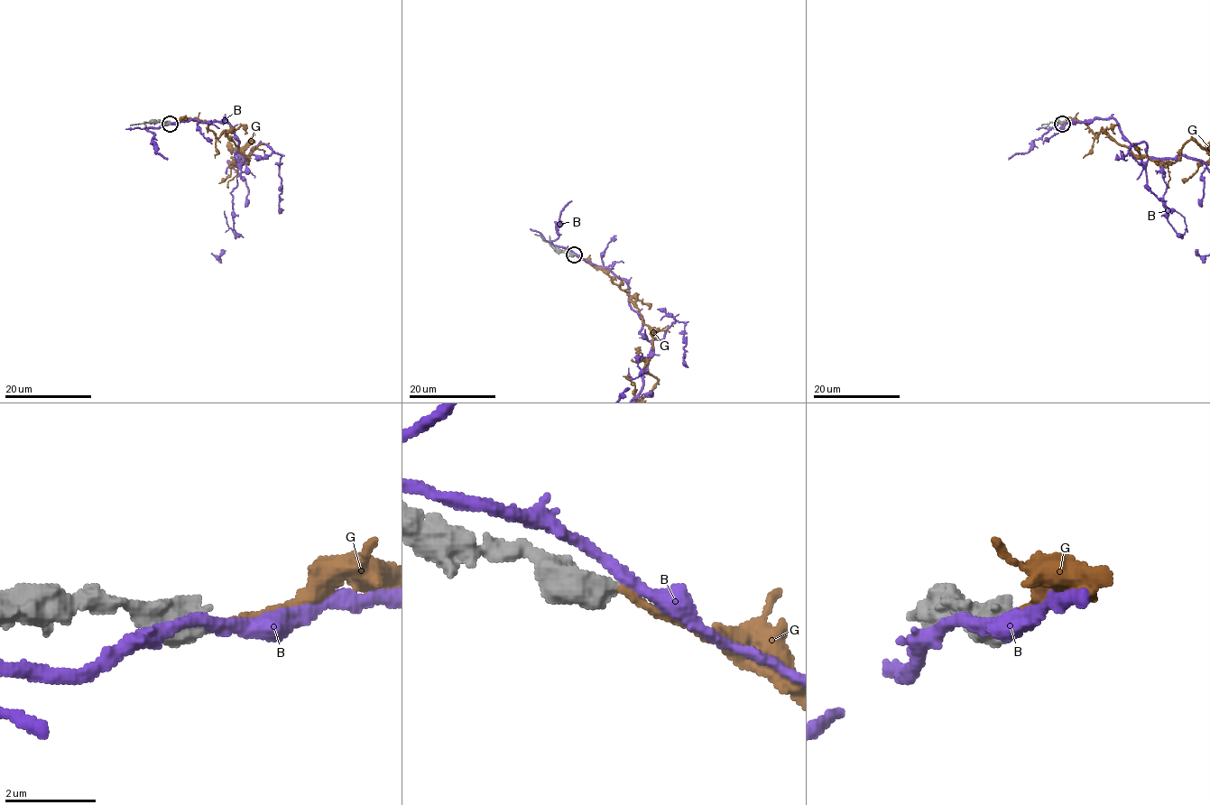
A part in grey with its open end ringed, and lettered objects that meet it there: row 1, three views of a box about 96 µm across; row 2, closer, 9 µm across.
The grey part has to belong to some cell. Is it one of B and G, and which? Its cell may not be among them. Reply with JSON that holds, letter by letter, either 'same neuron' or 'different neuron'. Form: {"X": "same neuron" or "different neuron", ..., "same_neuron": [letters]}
{"B": "different neuron", "G": "same neuron", "same_neuron": ["G"]}

